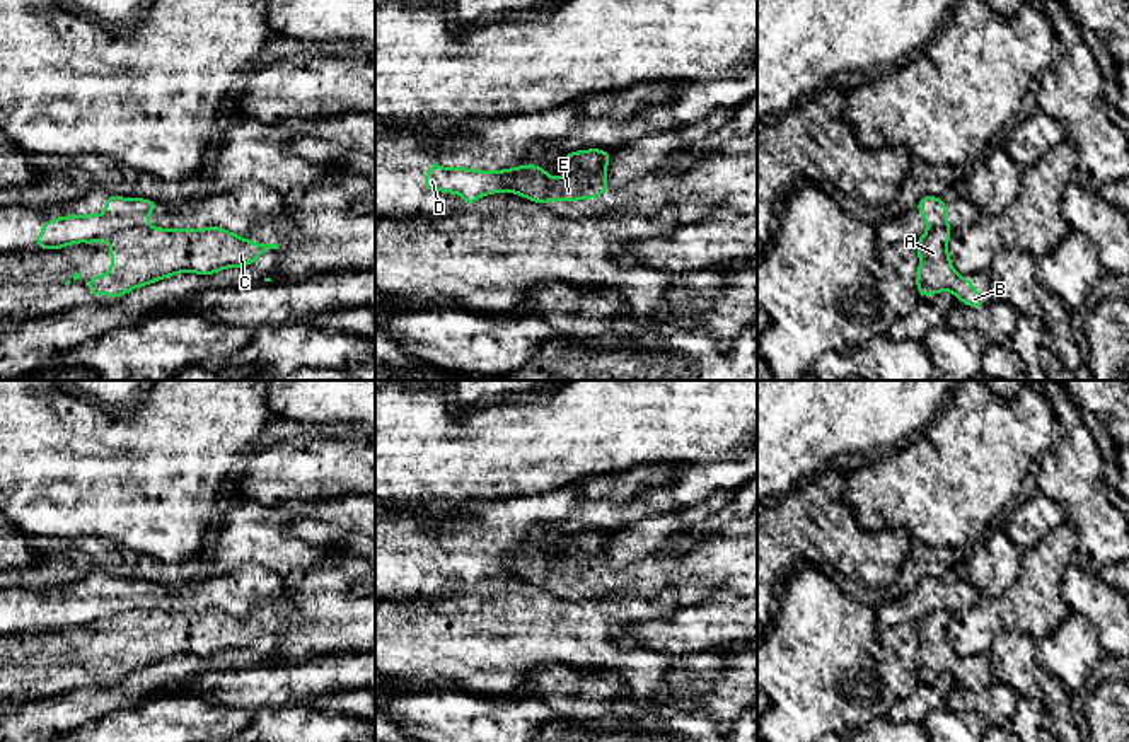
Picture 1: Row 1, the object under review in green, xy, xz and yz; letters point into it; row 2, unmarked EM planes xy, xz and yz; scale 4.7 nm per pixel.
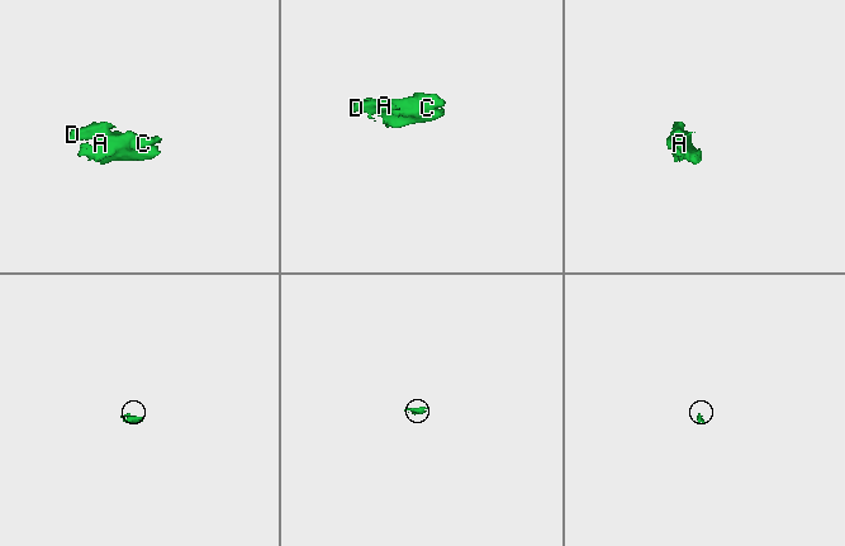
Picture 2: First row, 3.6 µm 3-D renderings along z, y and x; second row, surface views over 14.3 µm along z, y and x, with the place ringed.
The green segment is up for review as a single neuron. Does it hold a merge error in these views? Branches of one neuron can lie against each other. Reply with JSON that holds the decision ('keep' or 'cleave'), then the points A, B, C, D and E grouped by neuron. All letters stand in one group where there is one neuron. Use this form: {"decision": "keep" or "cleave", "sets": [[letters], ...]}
{"decision": "cleave", "sets": [["A", "B", "C", "E"], ["D"]]}

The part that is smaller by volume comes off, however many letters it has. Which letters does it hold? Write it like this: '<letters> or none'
D

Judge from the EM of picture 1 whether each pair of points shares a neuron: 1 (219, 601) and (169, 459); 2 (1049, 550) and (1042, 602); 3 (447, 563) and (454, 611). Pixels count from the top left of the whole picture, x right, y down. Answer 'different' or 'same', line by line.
1: different
2: same
3: different

